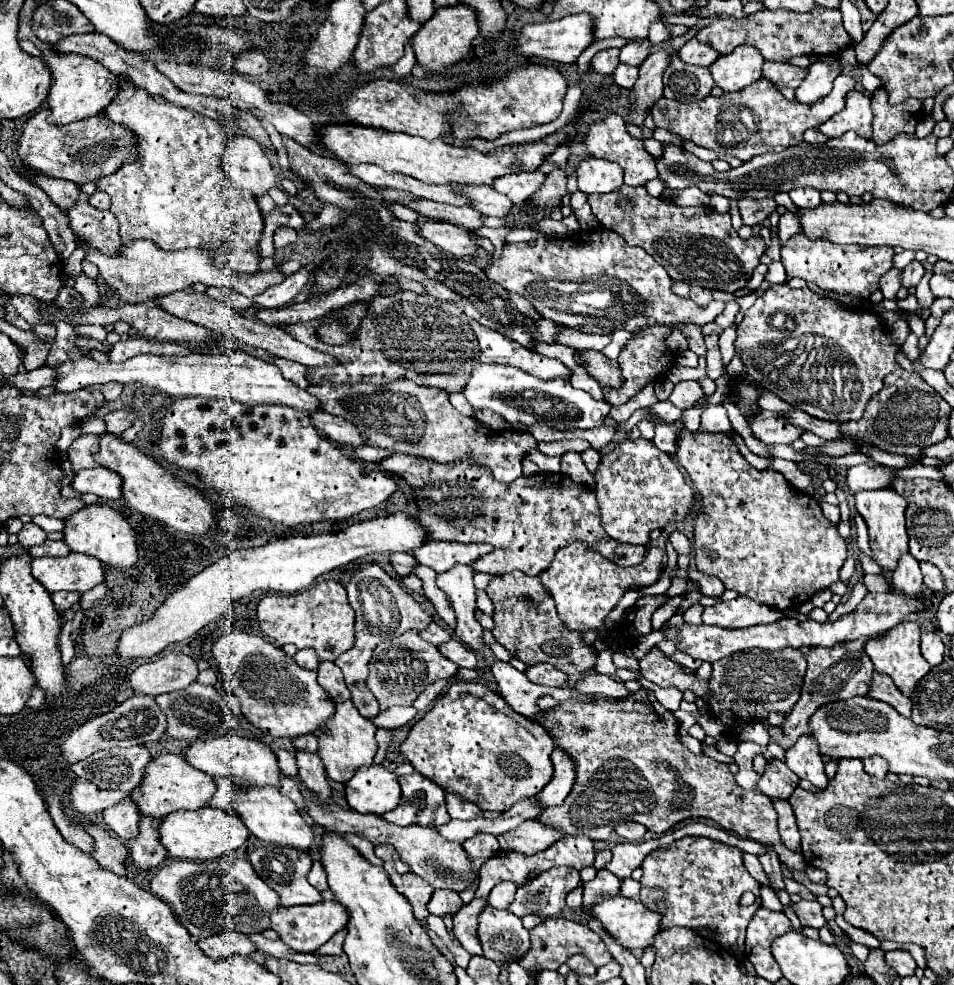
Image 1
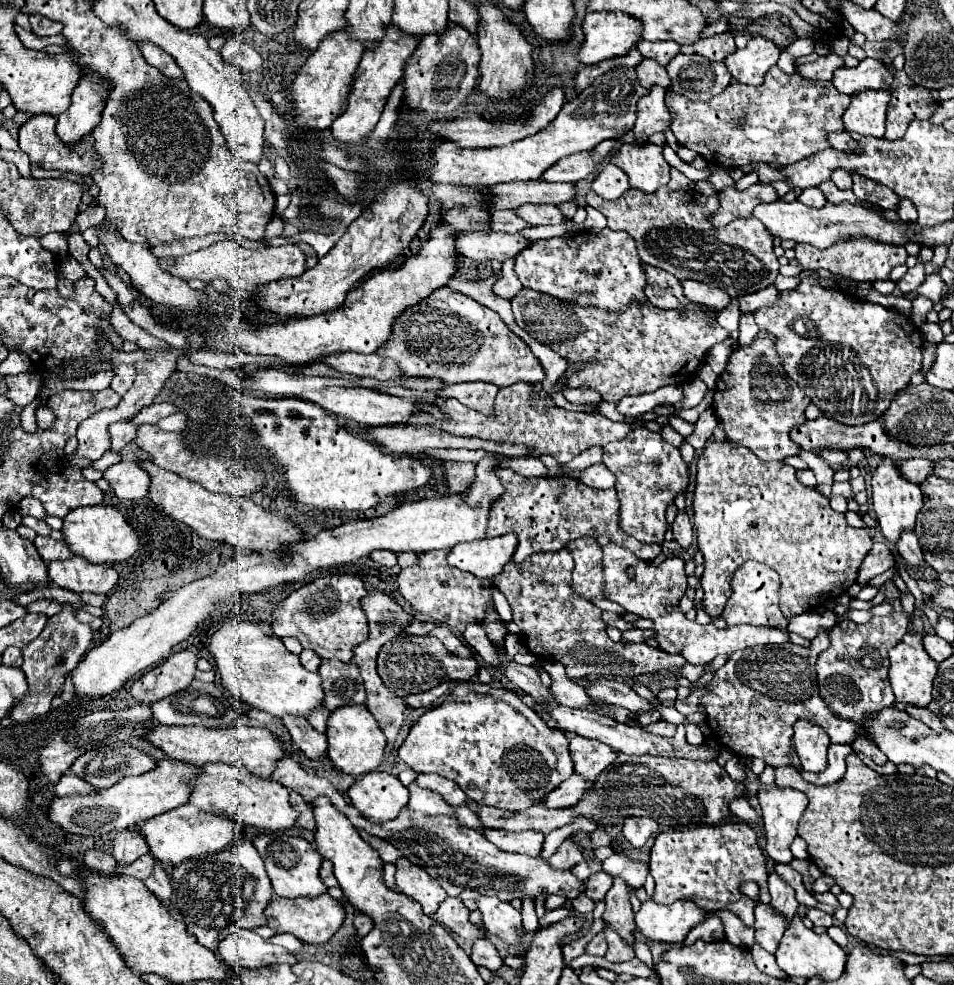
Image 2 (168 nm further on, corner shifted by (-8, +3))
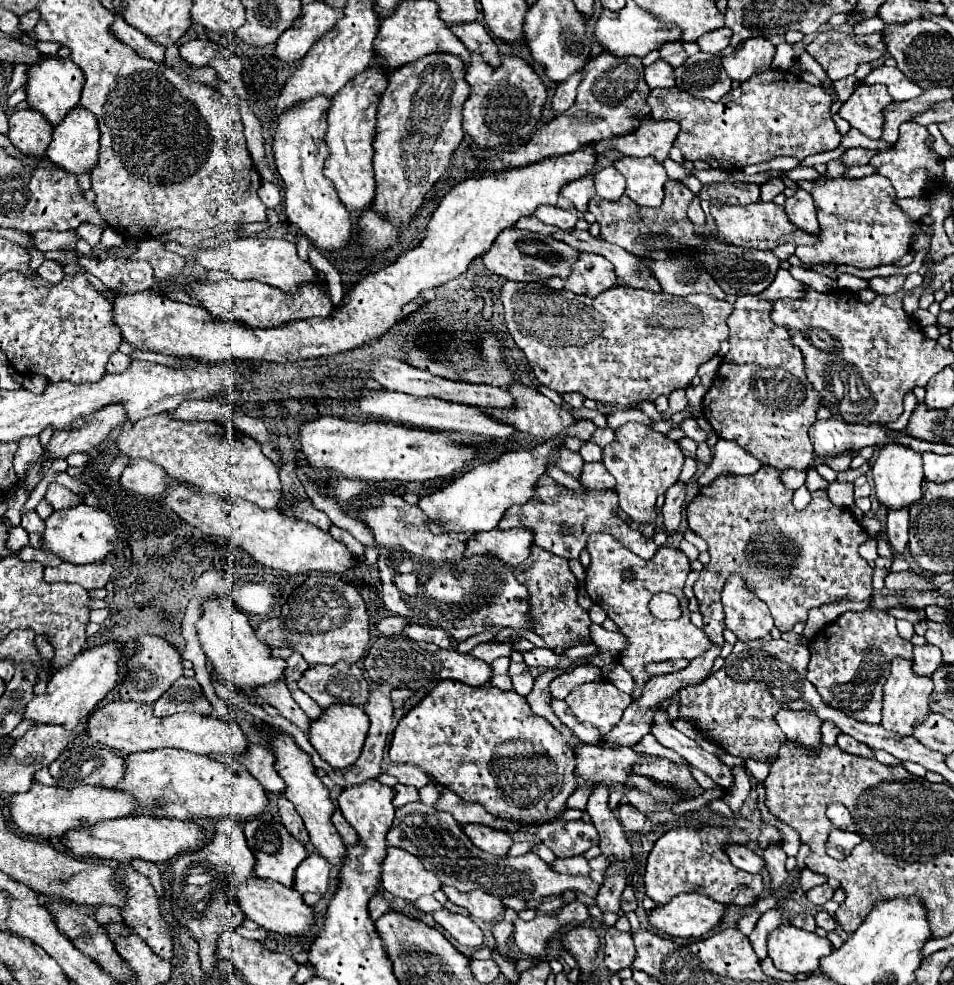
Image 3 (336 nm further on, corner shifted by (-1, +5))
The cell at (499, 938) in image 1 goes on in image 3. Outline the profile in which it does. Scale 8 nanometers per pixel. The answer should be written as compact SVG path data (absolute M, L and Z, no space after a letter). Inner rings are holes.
M441 886L441 890L447 894L447 898L453 904L467 908L471 918L487 920L487 922L501 920L501 914L503 914L503 908L505 908L501 898L491 896L487 892L481 892L481 890L473 890L473 892L467 892L467 894L463 894L463 892L459 892L451 886Z

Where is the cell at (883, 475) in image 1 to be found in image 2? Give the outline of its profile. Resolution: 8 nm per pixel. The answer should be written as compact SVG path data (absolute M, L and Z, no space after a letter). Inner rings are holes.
M924 458L898 460L898 470L902 470L902 476L910 478L910 482L916 482L916 484L922 484L928 476L932 476L934 466L936 466L934 460L924 460Z

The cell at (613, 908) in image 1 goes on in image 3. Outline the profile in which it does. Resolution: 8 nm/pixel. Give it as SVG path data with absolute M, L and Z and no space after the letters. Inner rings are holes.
M691 892L679 894L671 902L653 908L649 912L649 924L669 936L699 938L721 922L723 912L723 904Z

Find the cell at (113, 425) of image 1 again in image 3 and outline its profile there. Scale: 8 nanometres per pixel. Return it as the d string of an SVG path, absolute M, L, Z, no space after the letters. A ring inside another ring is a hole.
M187 400L185 404L179 404L179 408L167 412L175 420L219 420L219 422L231 422L233 410L227 404L219 404L215 400Z

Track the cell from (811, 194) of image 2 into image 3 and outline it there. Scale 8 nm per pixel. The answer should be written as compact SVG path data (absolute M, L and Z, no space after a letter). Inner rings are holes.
M797 190L785 202L785 212L789 220L805 232L819 232L817 216L815 216L815 200L805 190Z

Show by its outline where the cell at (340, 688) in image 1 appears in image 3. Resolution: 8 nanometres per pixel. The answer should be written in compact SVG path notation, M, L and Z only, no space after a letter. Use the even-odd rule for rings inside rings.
M347 662L333 666L309 666L297 682L297 688L309 694L321 708L329 708L331 704L363 706L369 694L369 684L363 670L357 664Z

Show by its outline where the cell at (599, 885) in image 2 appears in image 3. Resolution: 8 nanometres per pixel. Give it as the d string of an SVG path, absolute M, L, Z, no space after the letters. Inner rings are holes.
M571 856L565 860L557 860L553 864L553 870L561 872L561 874L569 874L569 876L587 876L589 874L589 866L583 856Z

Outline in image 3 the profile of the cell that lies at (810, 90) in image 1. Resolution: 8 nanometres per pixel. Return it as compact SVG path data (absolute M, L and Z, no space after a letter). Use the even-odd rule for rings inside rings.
M877 66L867 74L867 78L863 82L887 86L887 92L893 96L893 100L899 100L899 102L911 100L911 98L917 98L919 94L923 94L923 90L917 84L911 84L911 80L899 68Z

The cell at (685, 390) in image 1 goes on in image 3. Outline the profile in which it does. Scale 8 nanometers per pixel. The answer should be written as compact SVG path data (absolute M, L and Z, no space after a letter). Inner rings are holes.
M641 400L639 404L633 404L631 408L635 408L635 410L643 412L643 414L645 414L645 416L649 416L651 420L660 421L662 419L659 412L657 412L655 408L655 404L653 404L651 400Z

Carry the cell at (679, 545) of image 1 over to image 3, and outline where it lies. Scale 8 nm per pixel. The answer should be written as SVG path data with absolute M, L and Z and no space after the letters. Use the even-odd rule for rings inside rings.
M677 482L673 484L667 494L665 494L665 504L661 508L663 512L663 526L667 536L675 534L681 524L681 510L683 510L683 500L685 500L685 484Z

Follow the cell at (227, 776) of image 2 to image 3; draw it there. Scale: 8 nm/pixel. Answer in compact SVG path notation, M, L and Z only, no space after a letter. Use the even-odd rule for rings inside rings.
M147 750L129 754L127 774L117 784L129 790L137 800L139 808L133 816L169 816L179 820L191 818L237 818L249 822L263 814L271 800L267 790L255 780L239 762L217 762L209 756L191 754L187 750Z

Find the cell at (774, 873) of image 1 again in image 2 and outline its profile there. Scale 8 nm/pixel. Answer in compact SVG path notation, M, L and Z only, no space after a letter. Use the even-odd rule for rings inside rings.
M772 874L768 878L768 884L770 884L770 894L772 894L772 902L770 906L782 914L786 920L792 922L796 910L798 910L798 902L794 898L794 890L778 876L778 874Z

